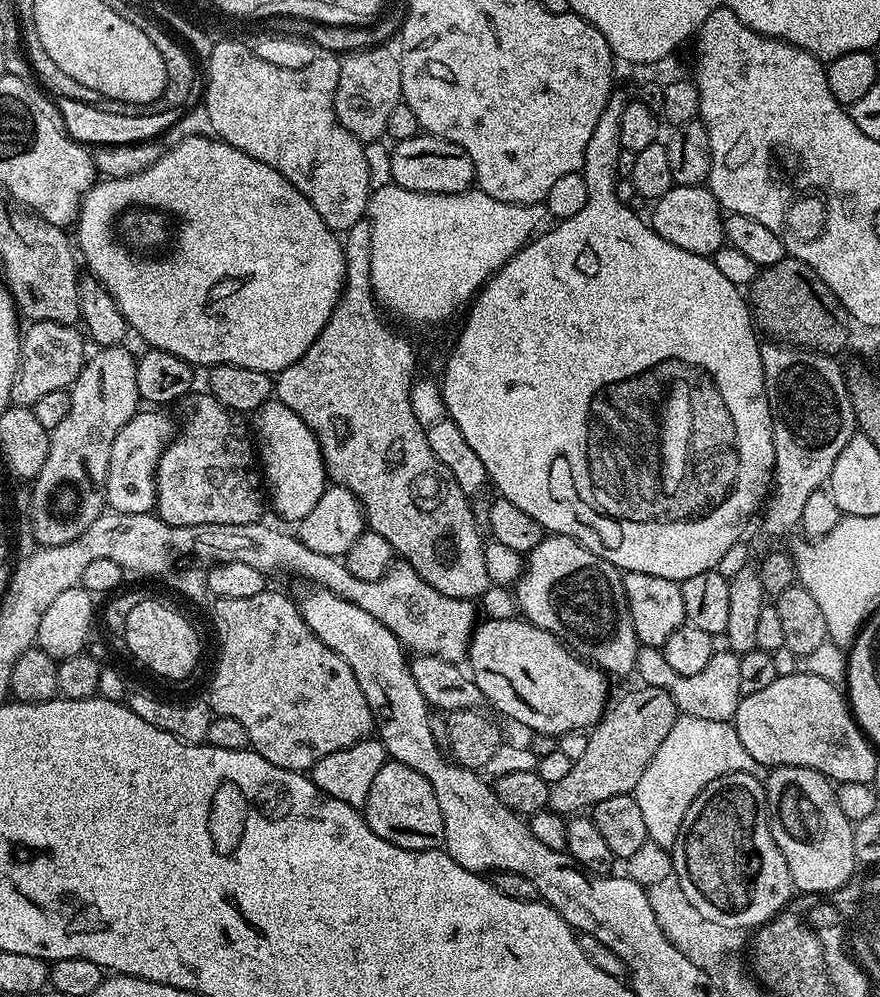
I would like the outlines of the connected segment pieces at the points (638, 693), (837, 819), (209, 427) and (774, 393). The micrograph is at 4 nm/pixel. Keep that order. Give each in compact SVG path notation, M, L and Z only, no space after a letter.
M636 686L633 692L626 693L616 705L614 704L605 711L591 729L586 742L586 750L582 750L581 757L573 760L570 770L561 780L551 781L547 807L560 816L568 818L573 814L591 810L595 804L604 801L605 798L618 798L635 793L638 778L642 778L646 766L650 766L650 758L654 758L654 754L658 750L658 746L662 746L666 734L670 734L670 726L674 726L678 715L674 698L670 698L670 694L666 694L666 690L647 686Z
M782 766L769 771L763 786L764 796L768 800L768 825L778 850L782 850L782 858L786 858L793 889L800 894L829 894L843 889L851 878L852 871L857 871L858 865L854 858L853 821L848 820L838 807L833 781L818 770L802 766Z
M211 394L203 395L193 395L187 401L184 432L177 436L175 433L164 445L164 452L156 467L155 515L174 526L202 526L210 522L245 524L260 520L264 508L266 512L266 496L262 491L261 469L258 467L257 449L250 435L249 421L239 412L229 412Z
M779 342L761 343L760 357L764 371L764 393L772 415L772 437L776 459L770 495L763 509L764 532L768 536L784 536L791 528L795 529L799 525L802 509L810 499L810 494L821 491L827 485L830 470L834 470L838 454L842 454L842 446L846 446L846 442L850 442L850 438L857 431L856 419L854 406L850 406L848 387L844 381L845 369L842 364L840 368L839 359Z

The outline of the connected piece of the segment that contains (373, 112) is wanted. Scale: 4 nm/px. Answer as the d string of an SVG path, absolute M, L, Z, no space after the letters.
M377 46L374 48L364 48L358 52L349 52L340 61L340 73L338 74L338 86L336 87L336 113L340 115L340 120L355 134L362 142L369 140L381 139L386 133L386 121L390 118L394 106L398 106L402 102L402 70L400 69L400 61L395 51L387 52L387 47Z

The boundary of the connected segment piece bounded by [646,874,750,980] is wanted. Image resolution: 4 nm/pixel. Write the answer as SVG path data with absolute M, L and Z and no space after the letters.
M674 874L670 878L666 878L665 881L655 883L646 891L651 910L654 911L658 926L662 927L662 932L666 934L666 938L671 941L672 945L677 946L678 950L690 959L690 962L693 962L699 969L706 971L706 974L710 974L713 979L716 980L721 977L730 952L736 952L747 947L750 940L747 929L723 926L719 925L718 922L708 920L705 921L705 924L697 922L695 912L685 894L682 893L681 884Z

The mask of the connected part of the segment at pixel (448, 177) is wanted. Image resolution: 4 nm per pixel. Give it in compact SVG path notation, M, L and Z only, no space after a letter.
M427 134L395 141L388 158L388 171L391 183L426 194L466 192L473 187L476 178L474 162L460 144Z

